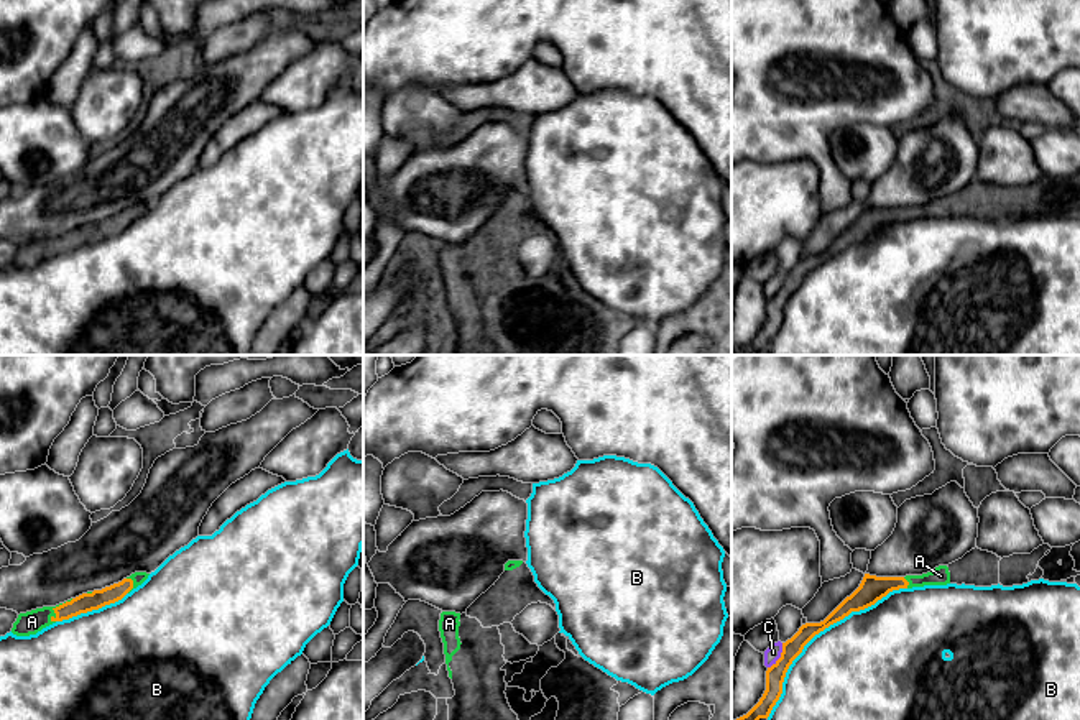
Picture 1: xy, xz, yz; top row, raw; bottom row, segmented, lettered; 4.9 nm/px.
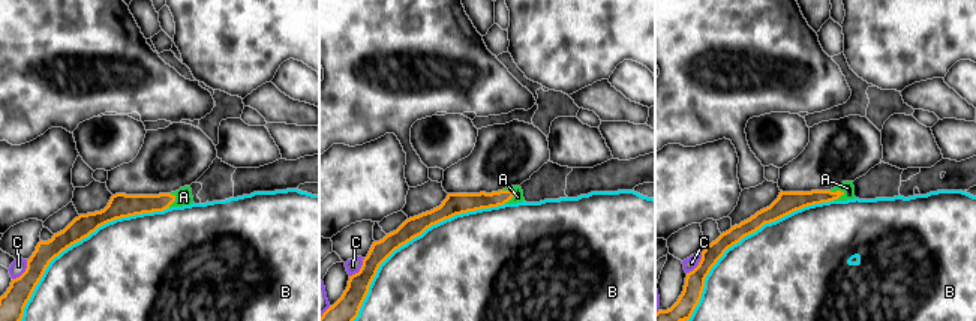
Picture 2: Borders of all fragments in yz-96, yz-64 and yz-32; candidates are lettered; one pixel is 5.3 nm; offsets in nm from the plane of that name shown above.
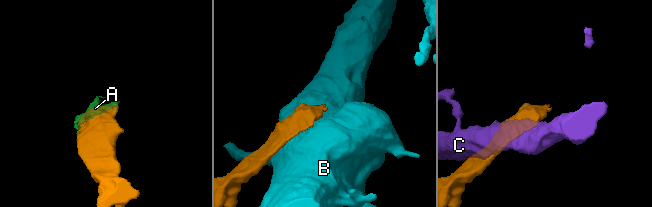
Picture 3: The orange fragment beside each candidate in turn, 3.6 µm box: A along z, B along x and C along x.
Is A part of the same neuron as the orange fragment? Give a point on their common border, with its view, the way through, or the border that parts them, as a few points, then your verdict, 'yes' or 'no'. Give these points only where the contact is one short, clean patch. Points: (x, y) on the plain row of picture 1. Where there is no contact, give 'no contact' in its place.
contact xy (60, 237); yes

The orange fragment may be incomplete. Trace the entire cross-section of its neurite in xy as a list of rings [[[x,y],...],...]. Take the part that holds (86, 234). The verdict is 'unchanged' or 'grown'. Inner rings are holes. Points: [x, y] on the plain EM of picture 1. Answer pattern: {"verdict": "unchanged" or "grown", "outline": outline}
{"verdict": "grown", "outline": [[[135,204],[122,214],[105,219],[102,222],[82,225],[56,238],[43,238],[26,245],[20,245],[16,253],[13,255],[12,265],[16,268],[36,266],[38,263],[56,253],[69,252],[81,245],[87,245],[115,235],[133,220],[141,217],[148,210],[148,207],[150,205],[146,204]]]}

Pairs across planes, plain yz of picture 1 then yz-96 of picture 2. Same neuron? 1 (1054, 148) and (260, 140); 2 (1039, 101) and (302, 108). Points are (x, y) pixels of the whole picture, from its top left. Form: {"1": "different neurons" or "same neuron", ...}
{"1": "different neurons", "2": "same neuron"}

